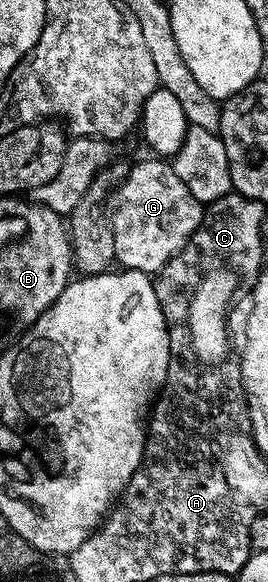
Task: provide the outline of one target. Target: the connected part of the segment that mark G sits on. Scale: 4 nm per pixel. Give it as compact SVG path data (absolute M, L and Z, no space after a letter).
M149 158L131 166L126 178L110 192L108 214L116 241L115 260L128 271L156 273L190 242L202 223L204 207L188 193L188 185L176 177L165 158Z

